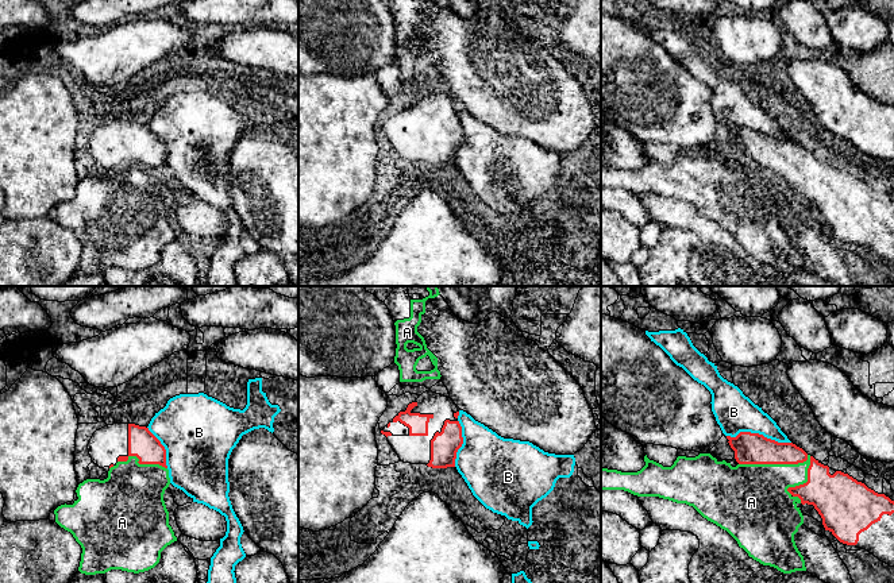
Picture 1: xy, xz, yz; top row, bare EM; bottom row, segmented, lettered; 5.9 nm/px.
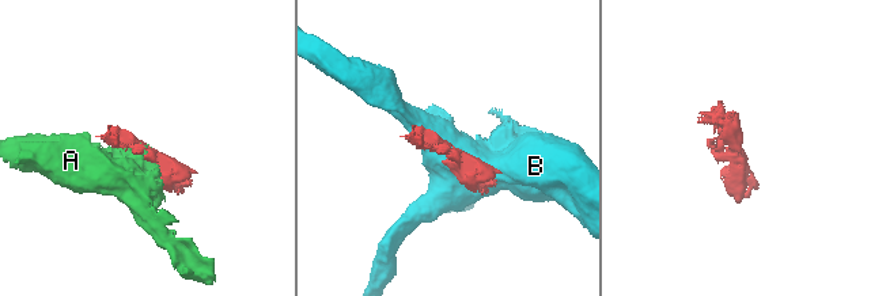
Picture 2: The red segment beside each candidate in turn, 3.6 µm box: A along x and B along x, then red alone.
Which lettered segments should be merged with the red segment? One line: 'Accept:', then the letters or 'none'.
Accept: none

